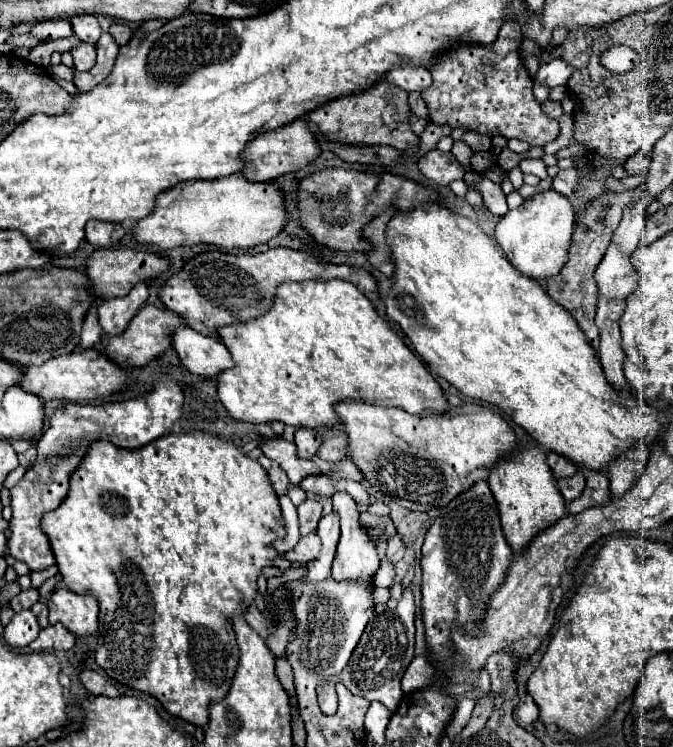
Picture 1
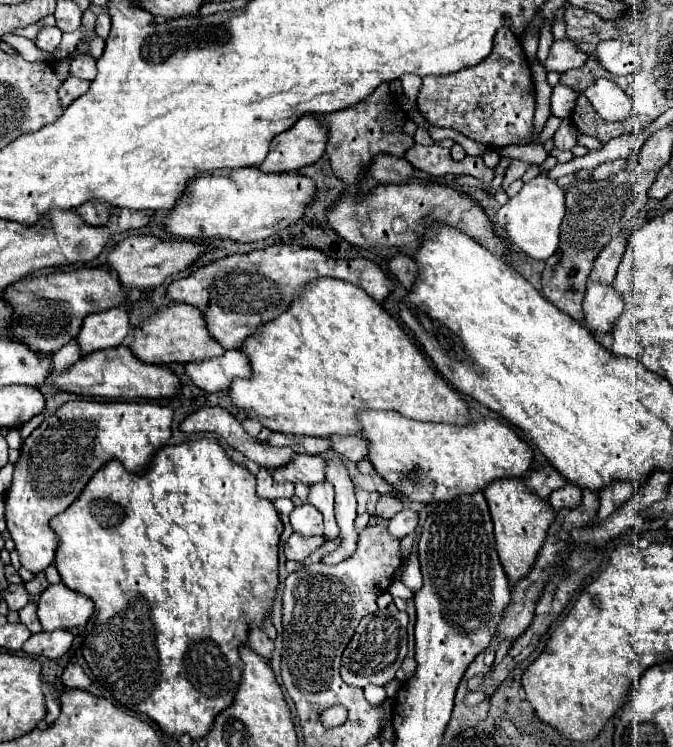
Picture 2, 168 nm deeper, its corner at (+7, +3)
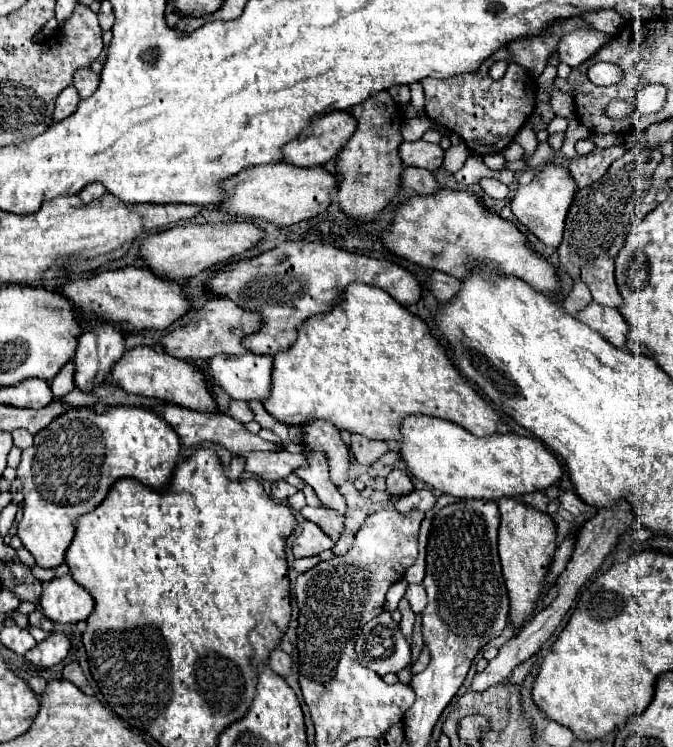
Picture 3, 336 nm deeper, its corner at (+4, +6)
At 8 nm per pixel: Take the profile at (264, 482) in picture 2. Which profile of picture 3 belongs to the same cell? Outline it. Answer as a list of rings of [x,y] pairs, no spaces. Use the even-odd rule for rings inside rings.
[[[285,480],[271,484],[271,496],[273,496],[275,500],[279,500],[279,502],[285,502],[285,500],[287,500],[289,496],[293,496],[295,492],[297,492],[297,488],[291,486],[291,484],[285,482]]]

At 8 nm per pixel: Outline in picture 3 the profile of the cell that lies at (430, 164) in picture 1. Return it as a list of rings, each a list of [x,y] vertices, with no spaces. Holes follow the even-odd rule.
[[[425,140],[403,142],[399,146],[399,156],[405,166],[417,166],[425,170],[435,170],[443,164],[443,148],[439,144],[429,144]]]

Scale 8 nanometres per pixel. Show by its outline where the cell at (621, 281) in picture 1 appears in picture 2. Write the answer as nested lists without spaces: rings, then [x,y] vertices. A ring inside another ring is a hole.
[[[588,283],[582,309],[584,309],[584,323],[590,329],[596,329],[600,333],[610,333],[624,309],[624,301],[610,285]]]

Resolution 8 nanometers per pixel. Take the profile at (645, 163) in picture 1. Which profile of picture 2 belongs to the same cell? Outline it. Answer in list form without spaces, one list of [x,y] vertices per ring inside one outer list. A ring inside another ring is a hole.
[[[614,159],[614,161],[606,161],[598,167],[592,169],[592,179],[608,179],[612,175],[616,175],[622,167],[626,165],[626,159]]]

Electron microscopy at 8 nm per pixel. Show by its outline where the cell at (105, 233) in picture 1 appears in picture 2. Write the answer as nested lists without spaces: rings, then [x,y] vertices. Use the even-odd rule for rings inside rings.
[[[88,201],[84,205],[80,205],[76,209],[80,213],[80,217],[84,221],[88,221],[90,225],[104,225],[108,221],[108,211],[110,205],[108,203],[100,203],[100,201]]]

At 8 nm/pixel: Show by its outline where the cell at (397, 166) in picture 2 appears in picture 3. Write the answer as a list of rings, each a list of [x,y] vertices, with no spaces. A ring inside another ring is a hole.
[[[405,166],[401,172],[401,186],[415,190],[417,194],[433,194],[439,184],[433,178],[433,174],[429,170],[423,168],[413,168],[413,166]]]

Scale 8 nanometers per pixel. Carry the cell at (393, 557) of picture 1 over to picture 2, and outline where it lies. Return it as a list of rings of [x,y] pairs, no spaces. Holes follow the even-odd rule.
[[[402,509],[400,513],[396,513],[390,521],[388,521],[388,531],[396,537],[406,537],[410,535],[418,525],[418,513],[414,509]]]

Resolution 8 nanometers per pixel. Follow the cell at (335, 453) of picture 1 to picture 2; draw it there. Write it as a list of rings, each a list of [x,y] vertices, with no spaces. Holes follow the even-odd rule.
[[[332,435],[332,449],[354,463],[368,457],[368,441],[360,435]]]

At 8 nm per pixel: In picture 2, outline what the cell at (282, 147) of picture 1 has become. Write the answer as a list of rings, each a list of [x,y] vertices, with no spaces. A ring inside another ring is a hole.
[[[304,115],[296,125],[270,143],[270,153],[258,167],[262,173],[298,171],[306,165],[314,165],[326,149],[328,125],[316,115]]]

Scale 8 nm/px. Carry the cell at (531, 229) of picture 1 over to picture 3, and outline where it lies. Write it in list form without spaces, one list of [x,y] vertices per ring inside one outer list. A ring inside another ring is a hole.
[[[549,164],[541,174],[537,174],[527,186],[519,186],[517,194],[511,200],[511,210],[515,218],[533,234],[537,236],[545,246],[559,246],[563,238],[563,226],[565,226],[565,216],[567,210],[573,202],[575,194],[575,180],[571,174],[555,164]]]

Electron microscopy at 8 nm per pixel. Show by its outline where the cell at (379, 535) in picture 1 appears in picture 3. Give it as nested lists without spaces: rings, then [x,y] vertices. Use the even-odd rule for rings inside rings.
[[[391,470],[389,476],[387,476],[387,492],[391,496],[405,496],[405,494],[411,494],[413,490],[413,484],[411,484],[411,478],[405,470]]]

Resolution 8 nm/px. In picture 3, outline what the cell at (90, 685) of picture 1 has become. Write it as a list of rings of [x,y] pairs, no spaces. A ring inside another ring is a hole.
[[[69,662],[65,668],[63,668],[63,680],[67,682],[73,682],[77,688],[85,688],[87,686],[87,678],[85,674],[81,672],[81,666],[77,662]]]

